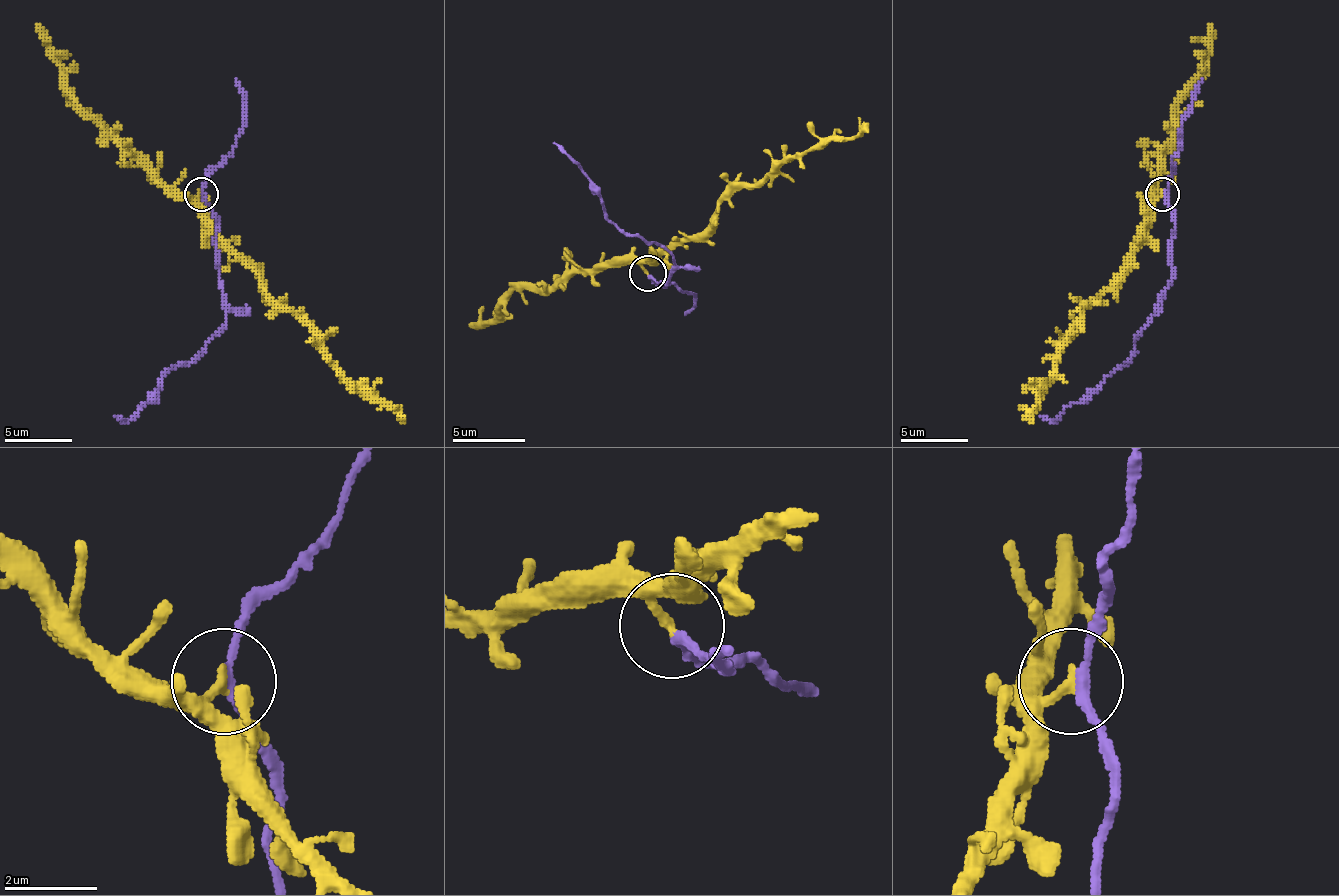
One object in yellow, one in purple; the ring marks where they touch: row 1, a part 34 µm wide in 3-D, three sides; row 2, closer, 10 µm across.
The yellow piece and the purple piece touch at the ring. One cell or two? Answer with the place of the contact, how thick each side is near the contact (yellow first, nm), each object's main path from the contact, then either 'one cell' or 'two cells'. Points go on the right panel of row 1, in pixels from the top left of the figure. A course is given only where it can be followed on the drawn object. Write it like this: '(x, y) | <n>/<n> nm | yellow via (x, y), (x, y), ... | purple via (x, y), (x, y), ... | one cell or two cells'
(1162, 194) | 200/190 nm | yellow via (1161, 193), (1134, 257), (1084, 308), (1070, 328), (1057, 372), (1040, 389), (1040, 402), (1023, 419) | purple via (1165, 193), (1175, 220), (1171, 284), (1134, 342), (1127, 362), (1053, 419), (1040, 416) | two cells

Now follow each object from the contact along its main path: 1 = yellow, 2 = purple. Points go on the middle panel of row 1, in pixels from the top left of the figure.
1: (648, 272), (648, 261), (689, 243), (714, 210), (773, 166), (798, 159), (827, 140), (849, 140), (868, 122)
2: (648, 276), (663, 287), (674, 257), (656, 243), (626, 235), (608, 217), (601, 192), (553, 140)

